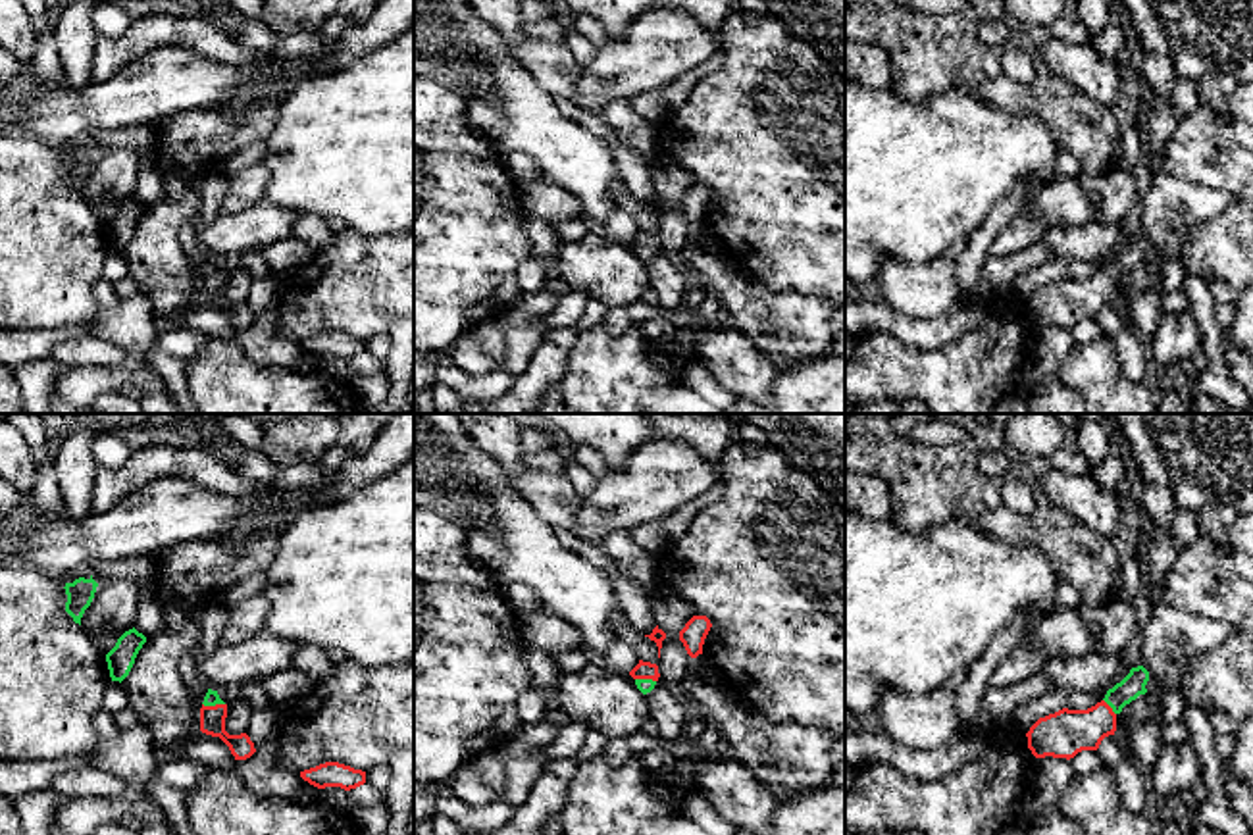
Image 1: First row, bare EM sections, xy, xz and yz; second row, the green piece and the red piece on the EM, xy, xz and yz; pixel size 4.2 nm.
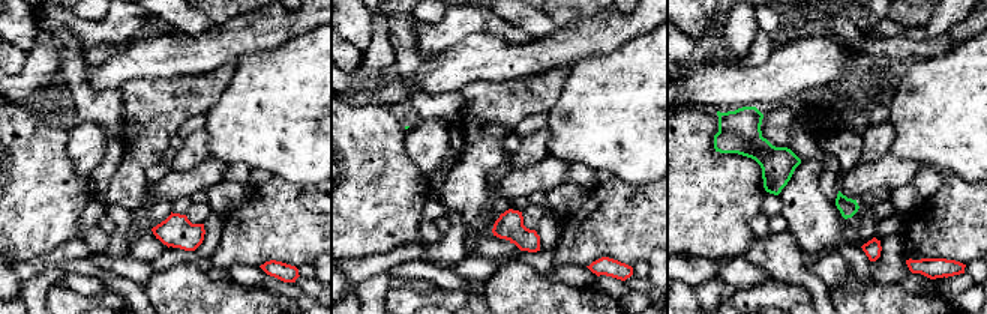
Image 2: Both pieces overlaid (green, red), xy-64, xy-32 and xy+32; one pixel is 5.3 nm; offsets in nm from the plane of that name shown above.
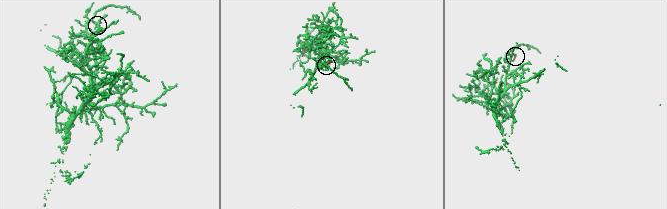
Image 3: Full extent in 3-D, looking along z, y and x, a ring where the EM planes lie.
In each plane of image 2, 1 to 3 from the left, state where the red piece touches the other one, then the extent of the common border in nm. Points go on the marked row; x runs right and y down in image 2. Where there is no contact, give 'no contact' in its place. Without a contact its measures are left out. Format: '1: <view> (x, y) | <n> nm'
1: no contact
2: no contact
3: no contact

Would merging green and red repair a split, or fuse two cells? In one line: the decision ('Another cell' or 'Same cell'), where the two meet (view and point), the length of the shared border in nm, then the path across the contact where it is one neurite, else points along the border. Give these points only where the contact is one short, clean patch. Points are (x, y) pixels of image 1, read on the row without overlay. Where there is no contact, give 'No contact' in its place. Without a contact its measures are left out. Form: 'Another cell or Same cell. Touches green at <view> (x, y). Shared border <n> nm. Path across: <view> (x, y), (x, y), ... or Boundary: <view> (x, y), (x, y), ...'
Same cell. Touches green at xy (214, 274). Shared border 100 nm. Path across: xy (212, 266), (214, 274), (212, 287)

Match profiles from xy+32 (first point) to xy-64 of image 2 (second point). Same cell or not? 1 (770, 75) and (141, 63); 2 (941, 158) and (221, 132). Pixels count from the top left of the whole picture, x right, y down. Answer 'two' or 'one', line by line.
1: one
2: one

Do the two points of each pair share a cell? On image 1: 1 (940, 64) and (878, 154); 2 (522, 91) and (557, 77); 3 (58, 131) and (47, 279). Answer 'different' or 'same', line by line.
1: different
2: different
3: different

